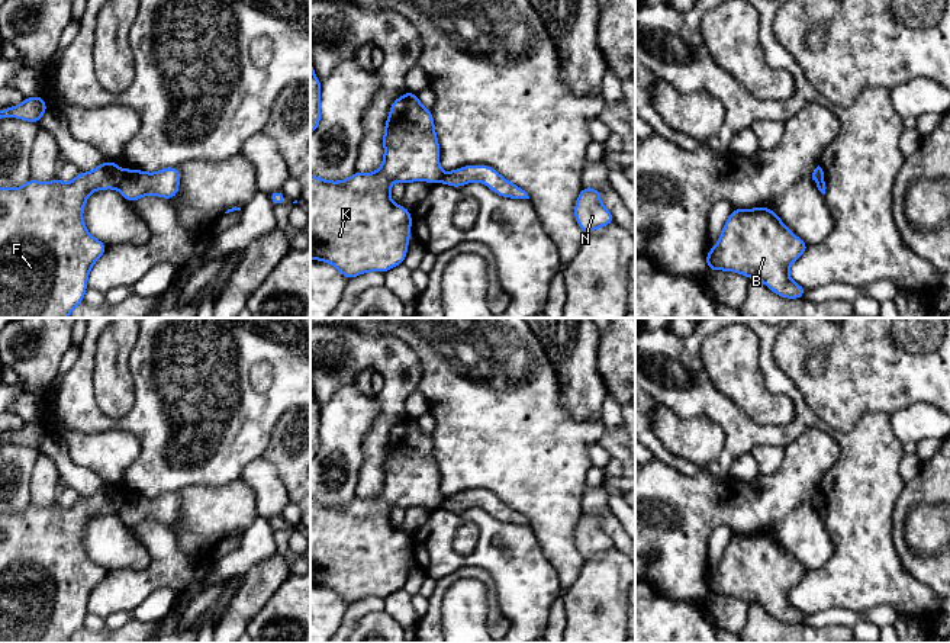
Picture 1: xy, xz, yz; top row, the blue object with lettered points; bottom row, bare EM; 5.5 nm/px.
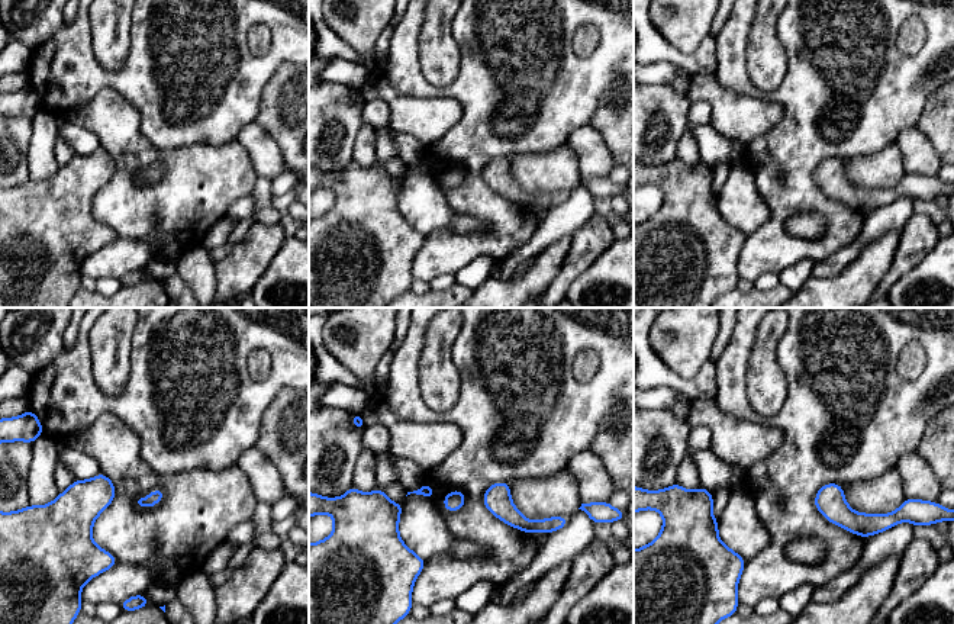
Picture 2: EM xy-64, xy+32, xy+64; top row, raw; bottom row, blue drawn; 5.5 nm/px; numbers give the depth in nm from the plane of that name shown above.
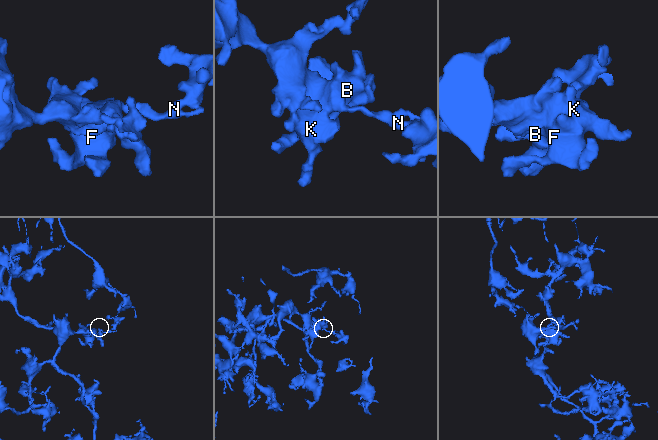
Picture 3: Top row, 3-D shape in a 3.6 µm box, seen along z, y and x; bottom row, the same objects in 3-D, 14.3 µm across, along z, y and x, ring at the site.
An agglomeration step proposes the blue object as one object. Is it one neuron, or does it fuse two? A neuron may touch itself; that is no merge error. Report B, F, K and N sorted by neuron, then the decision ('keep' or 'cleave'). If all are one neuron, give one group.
B F K / N | cleave

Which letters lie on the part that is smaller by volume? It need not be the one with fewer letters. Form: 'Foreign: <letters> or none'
Foreign: N

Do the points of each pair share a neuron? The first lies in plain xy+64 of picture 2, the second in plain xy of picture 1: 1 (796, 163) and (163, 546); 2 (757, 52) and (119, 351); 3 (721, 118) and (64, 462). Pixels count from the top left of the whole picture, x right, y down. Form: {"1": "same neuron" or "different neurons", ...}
{"1": "same neuron", "2": "same neuron", "3": "different neurons"}

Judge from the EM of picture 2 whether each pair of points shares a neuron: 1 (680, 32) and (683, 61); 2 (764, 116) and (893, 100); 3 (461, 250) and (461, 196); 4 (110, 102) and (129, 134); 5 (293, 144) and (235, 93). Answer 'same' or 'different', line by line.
1: different
2: different
3: same
4: same
5: different

